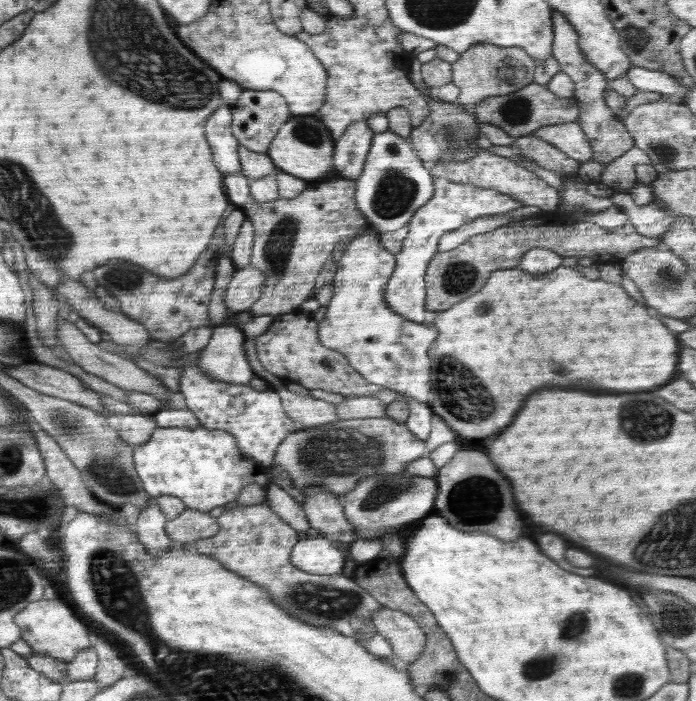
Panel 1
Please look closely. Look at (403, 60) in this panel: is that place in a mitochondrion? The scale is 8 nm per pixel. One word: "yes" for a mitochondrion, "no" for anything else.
no

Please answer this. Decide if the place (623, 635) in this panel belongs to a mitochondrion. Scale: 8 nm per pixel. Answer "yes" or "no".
no

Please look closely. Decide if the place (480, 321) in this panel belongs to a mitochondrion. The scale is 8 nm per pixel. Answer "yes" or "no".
no

